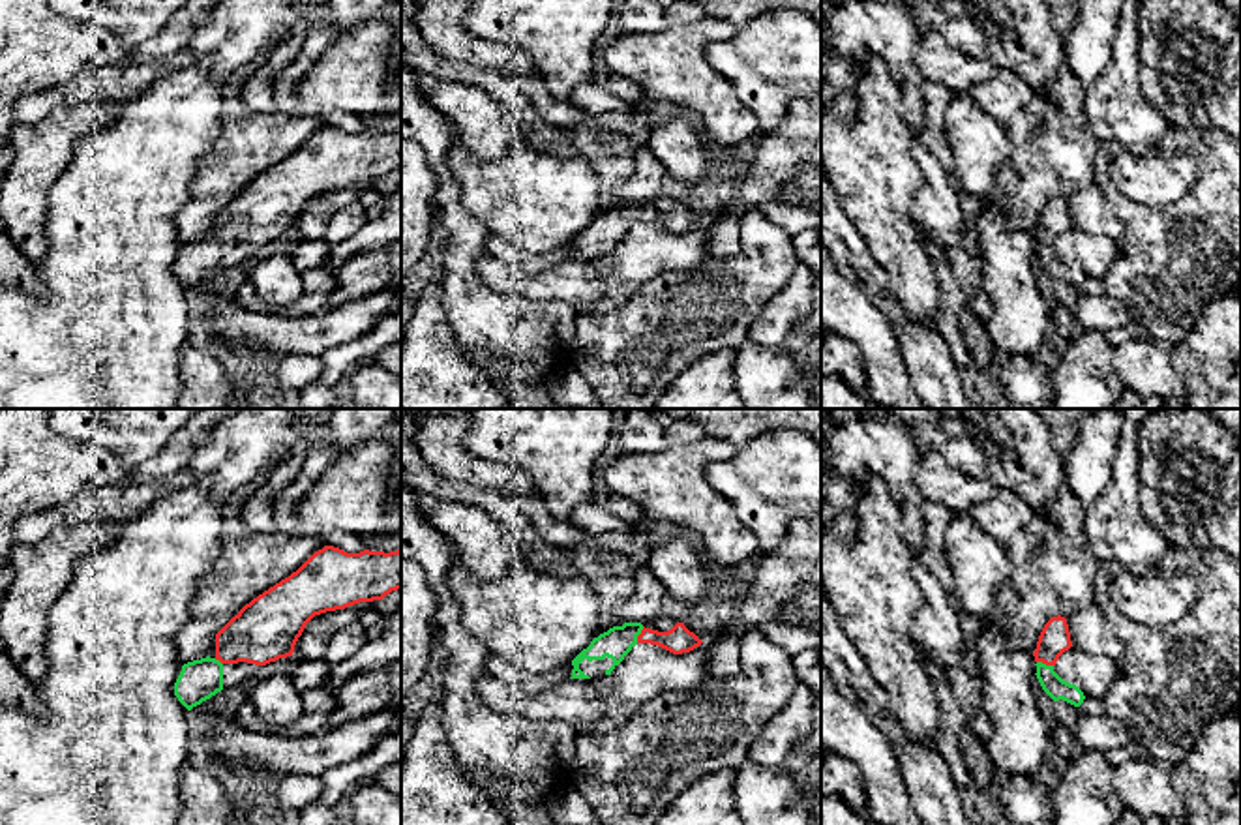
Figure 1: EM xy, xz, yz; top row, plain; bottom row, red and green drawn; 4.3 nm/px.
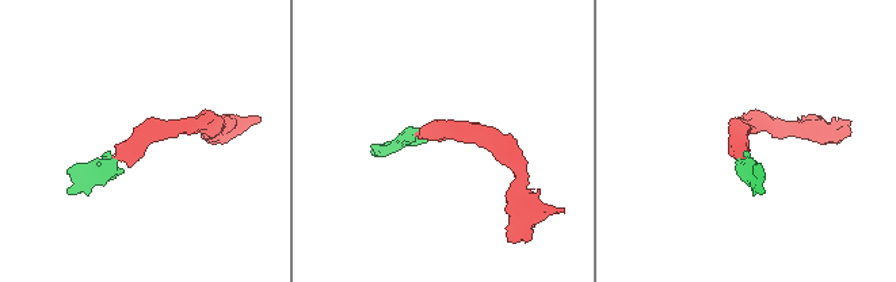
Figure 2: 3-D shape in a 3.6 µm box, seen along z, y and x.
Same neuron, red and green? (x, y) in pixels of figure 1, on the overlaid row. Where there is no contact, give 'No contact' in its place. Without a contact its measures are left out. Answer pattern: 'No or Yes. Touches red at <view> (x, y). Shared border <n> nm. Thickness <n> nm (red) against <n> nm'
Yes. Touches red at xz (640, 634). Shared border 80 nm. Thickness 120 nm (red) against 140 nm

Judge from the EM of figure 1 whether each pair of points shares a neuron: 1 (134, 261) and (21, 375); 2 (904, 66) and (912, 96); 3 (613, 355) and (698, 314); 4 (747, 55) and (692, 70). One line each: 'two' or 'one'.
1: one
2: one
3: one
4: two

